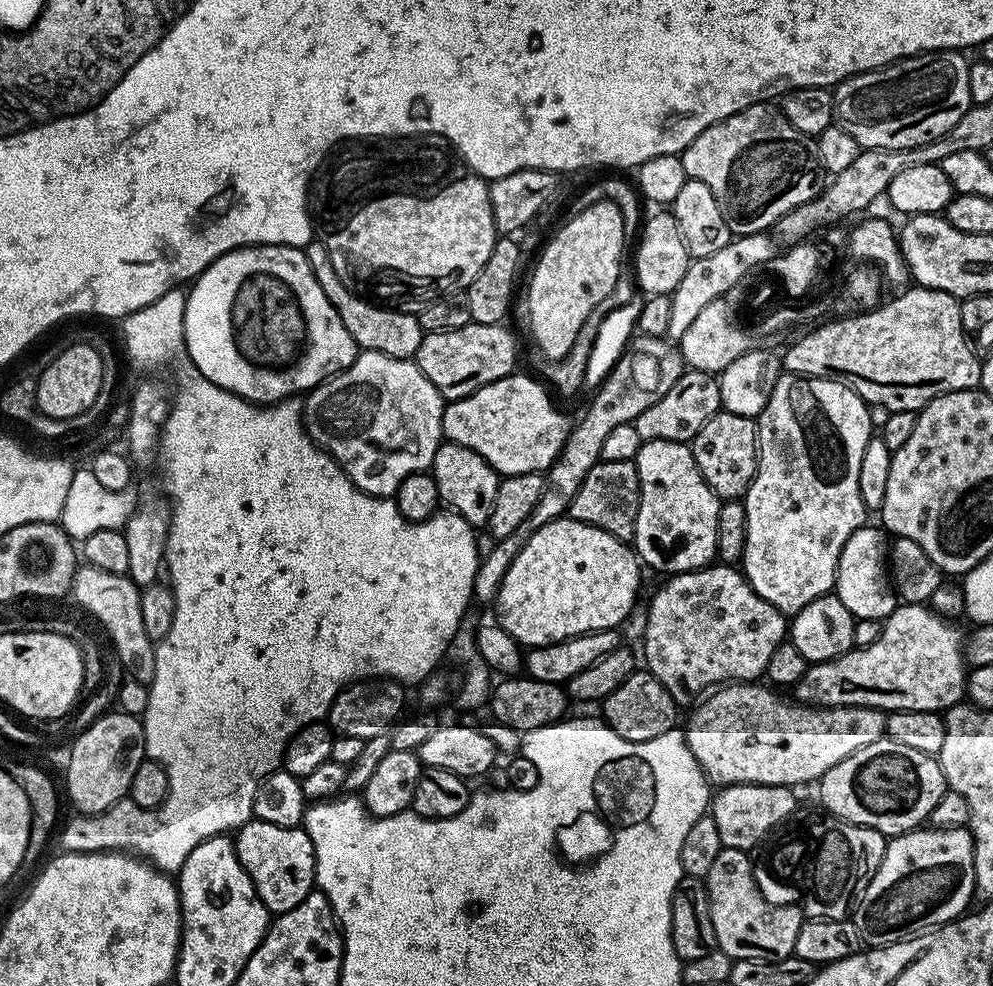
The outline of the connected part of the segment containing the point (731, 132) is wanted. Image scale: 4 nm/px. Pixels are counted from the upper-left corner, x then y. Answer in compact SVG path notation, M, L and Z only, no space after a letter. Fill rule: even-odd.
M772 102L752 104L730 118L711 124L684 147L679 157L685 177L702 182L702 186L714 194L714 202L718 202L718 210L722 210L722 218L726 218L726 226L730 226L733 237L767 233L771 224L773 227L787 212L810 202L822 191L822 169L815 139L802 134L802 130L794 130Z

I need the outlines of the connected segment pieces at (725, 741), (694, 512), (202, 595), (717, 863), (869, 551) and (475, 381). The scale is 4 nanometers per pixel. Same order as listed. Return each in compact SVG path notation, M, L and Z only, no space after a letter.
M729 682L695 705L696 713L689 718L688 728L685 727L683 733L698 766L713 785L761 784L792 788L811 780L813 783L819 781L826 770L838 766L842 758L854 754L854 750L885 739L888 718L879 708L818 708L791 699L783 700L779 695L783 696L760 682Z
M645 440L635 458L640 483L634 551L645 565L663 574L694 572L717 559L721 499L702 478L688 444Z
M191 374L192 376L184 376L177 386L177 396L171 401L168 416L164 419L162 431L160 434L160 443L158 445L158 461L160 460L160 468L164 471L164 476L168 479L167 495L170 497L170 507L172 510L172 518L168 525L168 550L166 553L166 576L170 581L170 587L174 598L176 599L176 609L174 610L174 626L170 626L170 634L165 640L156 644L156 673L152 679L152 683L148 689L150 694L150 702L146 706L142 717L144 726L144 751L147 759L157 760L166 770L168 775L168 797L164 799L164 803L159 808L146 808L142 814L110 814L102 812L99 814L76 814L68 825L61 827L58 832L58 840L60 836L61 849L64 852L127 852L135 854L148 861L149 864L160 869L161 872L169 874L179 873L180 867L186 862L186 858L190 854L190 850L194 850L194 846L198 846L202 842L206 842L206 838L211 836L222 836L225 834L235 833L247 820L253 819L252 807L254 806L254 794L258 790L261 782L267 778L270 773L277 771L281 767L284 759L284 751L290 742L290 738L294 738L294 734L298 734L298 730L302 730L307 724L314 724L323 721L328 715L330 706L334 702L334 698L341 690L348 687L353 682L367 680L369 678L383 678L385 680L395 680L397 684L405 686L419 685L421 680L426 679L430 673L437 671L441 667L440 659L445 655L449 655L452 640L459 631L461 624L465 623L466 616L464 611L468 608L468 603L473 603L474 597L472 587L474 586L474 574L480 565L481 556L475 546L475 538L477 533L474 531L473 525L467 524L458 513L451 510L438 510L430 518L426 518L417 524L413 520L407 520L406 517L398 510L395 499L385 498L382 496L369 496L367 492L357 488L356 483L352 481L342 469L333 456L322 451L313 440L308 437L308 433L304 431L304 405L299 399L289 398L287 400L277 400L275 404L267 406L257 406L251 400L244 400L238 394L234 394L230 390L226 390L222 386L218 386L214 382L210 382L207 378L199 374Z
M725 847L710 865L706 883L717 949L724 951L732 960L781 960L793 955L798 930L806 917L799 907L766 902L754 878L752 856L745 849Z
M875 527L859 528L846 538L838 558L834 594L856 620L883 622L898 607L898 597L890 575L890 540L883 527Z
M503 323L462 326L462 330L425 332L415 354L415 362L445 401L468 396L490 382L513 375L516 368L516 340Z

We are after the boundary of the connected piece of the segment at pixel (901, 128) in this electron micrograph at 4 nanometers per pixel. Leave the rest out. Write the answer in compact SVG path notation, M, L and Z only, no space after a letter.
M960 50L922 52L884 68L851 76L835 85L832 92L835 123L851 134L861 149L906 150L942 138L973 105L969 61L964 56Z

